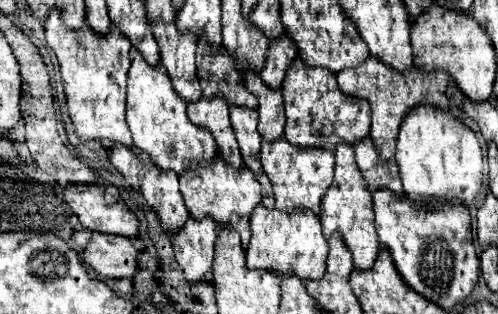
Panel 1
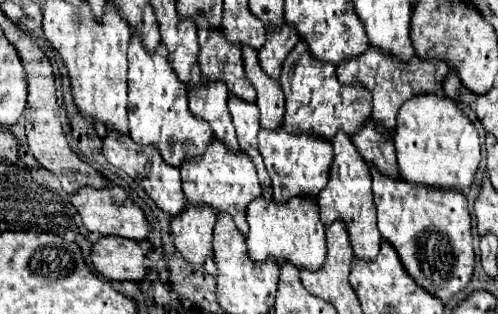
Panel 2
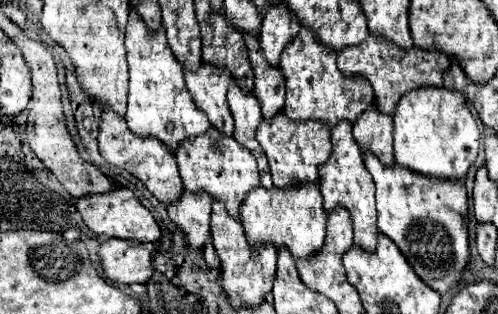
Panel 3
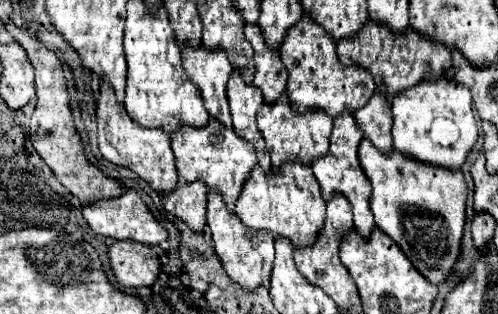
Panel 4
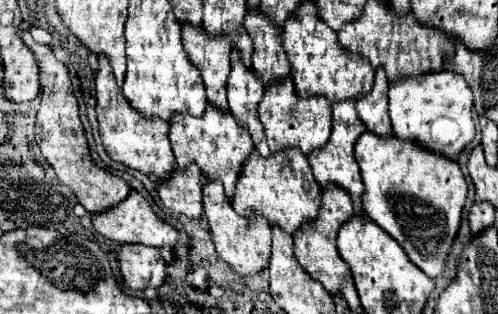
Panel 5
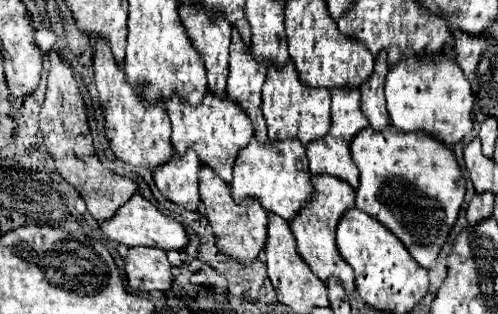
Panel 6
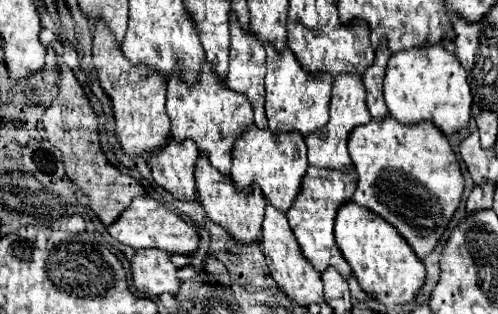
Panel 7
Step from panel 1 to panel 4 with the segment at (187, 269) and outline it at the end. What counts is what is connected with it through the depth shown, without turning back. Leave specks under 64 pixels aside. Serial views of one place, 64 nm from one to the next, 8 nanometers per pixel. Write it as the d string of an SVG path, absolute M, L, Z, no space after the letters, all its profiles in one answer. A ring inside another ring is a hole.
M178 184L172 192L162 194L162 204L166 212L182 218L192 230L200 232L206 226L206 194L206 184Z

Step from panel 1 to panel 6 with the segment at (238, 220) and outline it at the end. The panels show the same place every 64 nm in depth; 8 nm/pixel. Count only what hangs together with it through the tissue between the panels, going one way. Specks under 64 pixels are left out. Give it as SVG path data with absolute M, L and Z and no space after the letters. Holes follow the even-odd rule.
M208 90L204 94L204 100L200 102L200 106L196 106L196 108L192 108L192 104L182 104L180 94L174 92L174 96L168 98L168 102L166 102L166 112L172 120L174 150L178 154L184 154L186 148L194 148L200 162L214 168L214 172L224 182L230 184L232 182L232 166L238 156L238 150L244 148L254 134L252 120L248 114L244 114L244 108L240 108L240 104L236 104L236 100L228 100L228 96L220 98L220 96L212 94L212 90Z

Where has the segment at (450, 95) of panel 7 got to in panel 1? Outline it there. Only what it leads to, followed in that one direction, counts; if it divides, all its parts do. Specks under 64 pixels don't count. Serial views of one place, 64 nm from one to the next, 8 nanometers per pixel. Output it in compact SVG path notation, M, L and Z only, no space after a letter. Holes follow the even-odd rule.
M418 104L408 110L398 132L396 164L404 192L414 202L458 200L472 204L482 182L482 148L476 134L450 110Z

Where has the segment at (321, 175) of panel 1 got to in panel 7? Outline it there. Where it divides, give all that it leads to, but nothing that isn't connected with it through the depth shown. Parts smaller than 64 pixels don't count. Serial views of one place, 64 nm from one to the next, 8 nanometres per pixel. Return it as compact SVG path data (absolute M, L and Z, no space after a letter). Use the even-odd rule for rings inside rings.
M266 44L266 116L268 126L272 132L300 132L300 134L312 134L328 122L328 104L330 104L330 88L334 78L330 78L326 72L314 74L304 72L300 68L300 62L292 54L290 48L284 48L284 52L276 52L272 44Z

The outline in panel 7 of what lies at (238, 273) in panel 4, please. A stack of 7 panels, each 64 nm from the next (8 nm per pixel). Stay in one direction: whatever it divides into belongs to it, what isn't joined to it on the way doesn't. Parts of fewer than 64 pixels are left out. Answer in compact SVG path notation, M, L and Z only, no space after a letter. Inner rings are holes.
M200 152L198 160L196 160L194 176L196 176L198 198L202 202L202 208L208 214L208 218L214 220L216 224L224 226L242 244L258 242L260 234L262 234L262 218L264 218L264 206L266 206L264 196L260 196L260 188L246 188L244 192L240 192L240 188L236 188L232 184L230 176L216 172L216 168L212 168L212 164L208 164L208 156L204 156L204 152Z

